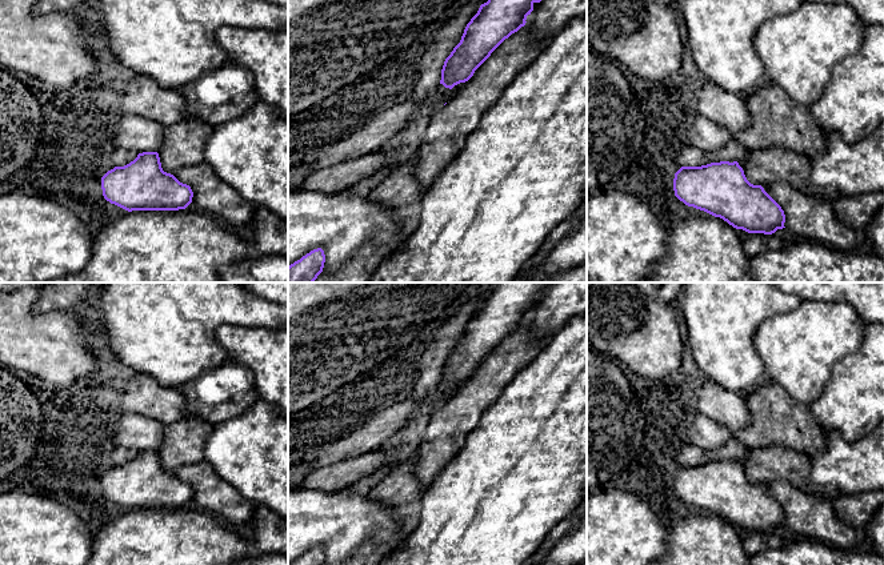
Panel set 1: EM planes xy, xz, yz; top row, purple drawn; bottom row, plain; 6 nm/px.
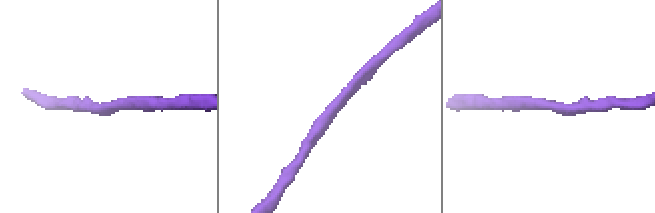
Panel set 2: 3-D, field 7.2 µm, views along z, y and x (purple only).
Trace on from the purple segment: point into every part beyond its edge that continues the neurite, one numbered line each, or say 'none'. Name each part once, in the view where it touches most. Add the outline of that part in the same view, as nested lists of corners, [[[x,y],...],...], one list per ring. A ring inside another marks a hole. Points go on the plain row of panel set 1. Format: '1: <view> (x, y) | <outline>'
none

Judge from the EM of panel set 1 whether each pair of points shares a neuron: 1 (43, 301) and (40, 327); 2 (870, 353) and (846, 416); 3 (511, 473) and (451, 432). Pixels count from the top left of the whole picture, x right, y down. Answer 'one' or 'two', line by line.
1: two
2: one
3: two

